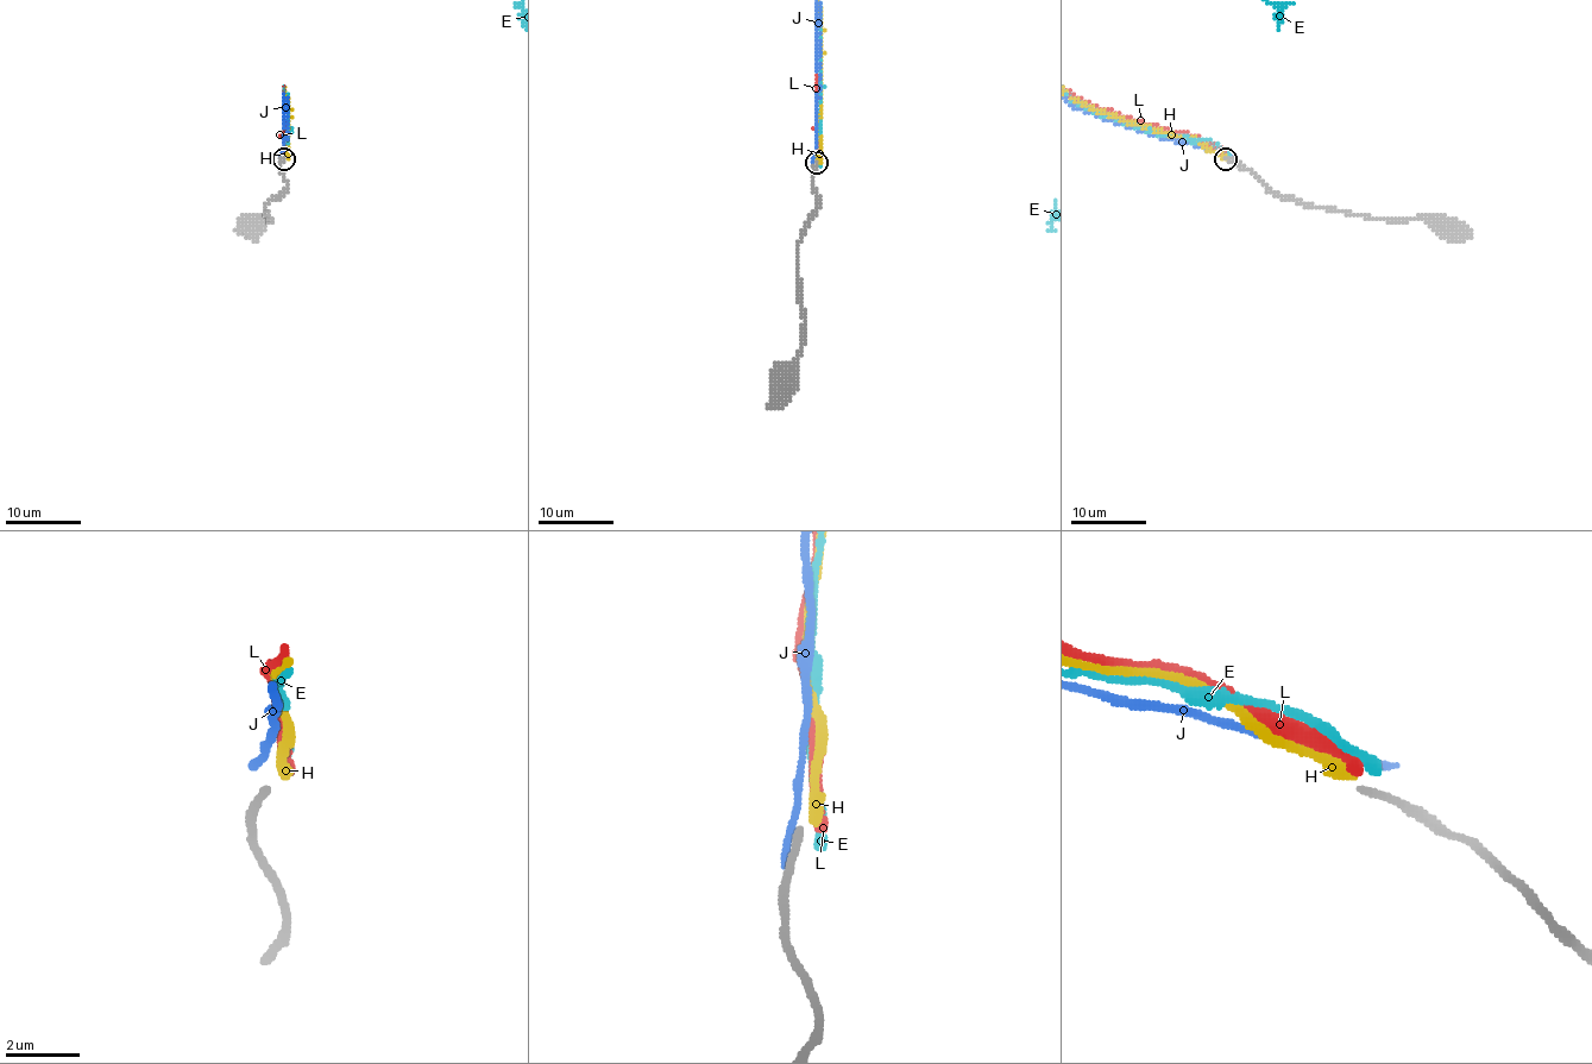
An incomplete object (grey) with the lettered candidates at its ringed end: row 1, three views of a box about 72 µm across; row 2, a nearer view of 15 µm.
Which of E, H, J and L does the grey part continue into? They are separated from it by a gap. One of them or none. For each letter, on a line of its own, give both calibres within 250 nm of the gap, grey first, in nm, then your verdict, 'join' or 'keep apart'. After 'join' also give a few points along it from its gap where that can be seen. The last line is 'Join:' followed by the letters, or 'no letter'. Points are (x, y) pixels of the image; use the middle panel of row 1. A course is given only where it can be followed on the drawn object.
E: 190 nm thick on the grey side, 280 nm on the other; keep apart
H: 190 nm thick on the grey side, 360 nm on the other; keep apart
J: 190 nm thick on the grey side, 260 nm on the other; keep apart
L: 190 nm thick on the grey side, 340 nm on the other; keep apart
Join: no letter

